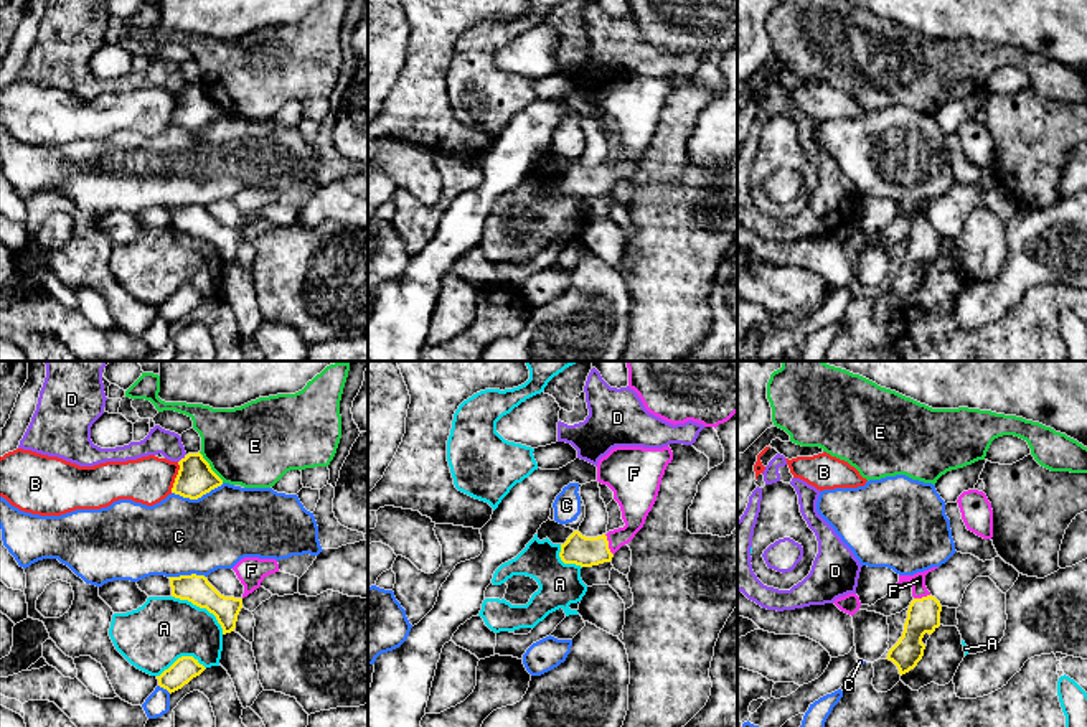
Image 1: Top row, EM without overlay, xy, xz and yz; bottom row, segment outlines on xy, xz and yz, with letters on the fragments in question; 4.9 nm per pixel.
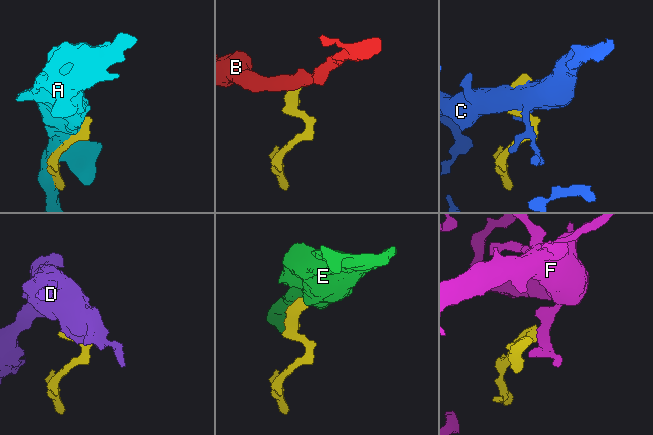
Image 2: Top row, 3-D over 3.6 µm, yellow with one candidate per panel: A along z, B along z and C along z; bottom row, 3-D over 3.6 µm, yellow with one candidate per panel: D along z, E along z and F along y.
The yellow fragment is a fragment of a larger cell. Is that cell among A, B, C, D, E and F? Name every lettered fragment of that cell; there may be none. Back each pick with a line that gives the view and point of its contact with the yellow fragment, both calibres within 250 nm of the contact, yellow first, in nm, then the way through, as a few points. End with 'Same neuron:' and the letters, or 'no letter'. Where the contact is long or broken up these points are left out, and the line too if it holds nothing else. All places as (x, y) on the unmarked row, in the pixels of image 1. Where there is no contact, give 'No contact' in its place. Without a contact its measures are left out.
F: Touches yellow at xz (607, 175). Thickness 150 nm (yellow) against 170 nm. Path across: xz (578, 180), (601, 180), (607, 175), (634, 154), (635, 132)
Same neuron: F

